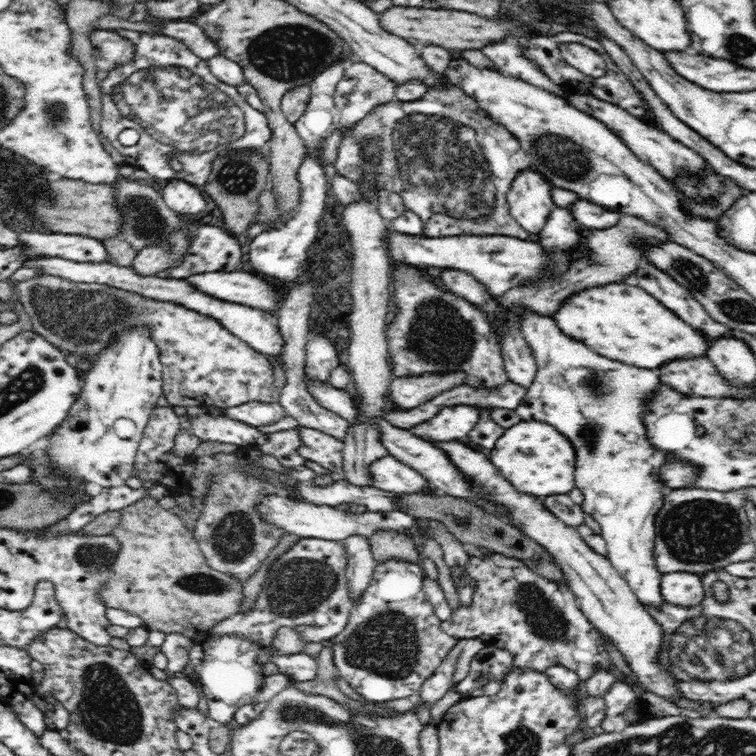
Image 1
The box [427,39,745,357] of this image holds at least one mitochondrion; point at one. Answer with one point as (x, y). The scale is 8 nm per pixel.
(569, 160)

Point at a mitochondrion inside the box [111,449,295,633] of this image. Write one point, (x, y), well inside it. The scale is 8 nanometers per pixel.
(233, 537)

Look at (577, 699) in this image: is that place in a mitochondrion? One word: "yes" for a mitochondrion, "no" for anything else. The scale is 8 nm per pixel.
no

